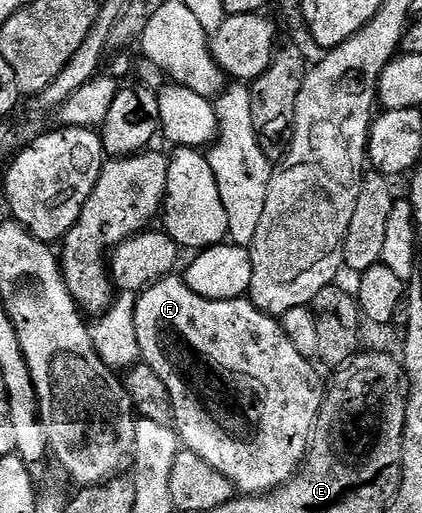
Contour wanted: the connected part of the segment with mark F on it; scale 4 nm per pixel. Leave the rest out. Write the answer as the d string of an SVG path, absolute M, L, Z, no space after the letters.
M172 273L165 279L158 279L142 292L135 300L135 324L137 325L137 341L142 362L147 363L157 377L164 382L167 392L171 395L171 413L173 426L179 433L179 442L186 450L197 453L201 461L209 461L217 473L225 473L233 484L236 492L244 495L262 495L265 491L272 491L289 482L295 472L303 465L307 457L307 449L311 446L311 436L315 430L315 422L319 419L319 411L323 408L325 394L325 379L319 376L319 371L312 360L301 357L297 353L297 345L289 341L283 331L282 322L274 315L266 315L257 309L250 301L228 301L214 303L211 299L201 297L189 289L186 278Z

